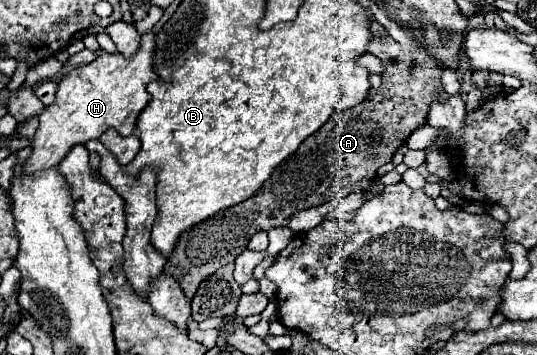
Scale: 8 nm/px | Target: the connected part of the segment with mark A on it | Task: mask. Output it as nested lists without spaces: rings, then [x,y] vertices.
[[[372,29],[372,33],[374,39],[370,51],[386,63],[378,91],[370,89],[366,101],[348,111],[334,113],[324,127],[310,135],[296,153],[274,169],[270,179],[266,179],[260,191],[250,199],[180,233],[178,243],[164,265],[164,273],[180,283],[188,299],[194,297],[198,285],[208,275],[226,263],[232,263],[248,247],[248,239],[254,233],[288,225],[290,217],[298,211],[364,191],[376,177],[378,167],[388,163],[396,149],[426,123],[430,105],[434,101],[448,101],[448,93],[444,93],[440,81],[442,69],[424,47],[414,47],[410,53],[404,53],[386,29]]]

